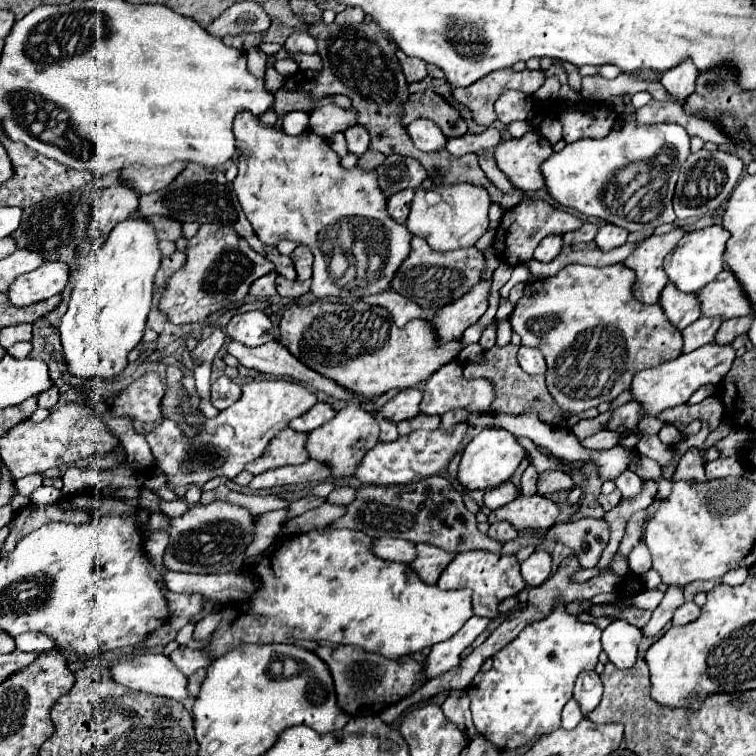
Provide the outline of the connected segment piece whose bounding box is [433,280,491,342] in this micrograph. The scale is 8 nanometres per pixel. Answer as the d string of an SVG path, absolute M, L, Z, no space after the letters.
M481 280L467 296L455 300L455 304L447 304L437 312L433 326L441 336L441 342L451 338L461 338L465 328L475 324L489 308L489 292L491 280Z

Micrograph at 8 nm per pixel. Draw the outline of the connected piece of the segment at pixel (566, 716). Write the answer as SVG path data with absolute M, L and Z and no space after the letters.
M573 698L565 704L561 713L561 728L572 730L583 719L581 706L573 702Z

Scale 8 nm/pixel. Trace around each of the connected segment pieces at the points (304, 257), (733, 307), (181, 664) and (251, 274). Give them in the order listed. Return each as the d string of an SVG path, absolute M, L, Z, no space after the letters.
M297 246L291 254L291 260L297 268L297 280L309 280L313 274L313 256L307 246Z
M723 270L711 284L707 284L707 288L701 288L697 296L701 300L703 316L737 318L753 312L751 300L731 270Z
M177 648L169 658L171 658L171 662L173 662L185 676L191 676L191 674L195 674L199 668L207 668L207 666L209 666L209 658L207 658L205 652L201 652L201 650Z
M203 224L199 232L189 240L185 266L175 272L171 280L167 280L159 308L173 324L201 322L207 314L241 302L247 296L249 286L273 270L275 266L265 256L251 250L243 236L239 236L233 228Z

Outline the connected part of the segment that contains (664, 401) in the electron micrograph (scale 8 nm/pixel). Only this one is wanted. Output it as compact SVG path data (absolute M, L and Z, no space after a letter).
M705 344L689 354L681 354L675 360L663 362L657 368L651 370L643 370L633 378L633 398L639 400L643 404L643 412L647 416L657 416L661 410L669 408L669 406L677 406L677 404L685 404L689 400L689 396L699 390L705 384L719 384L723 380L723 376L729 372L731 364L735 360L735 350L731 344Z

